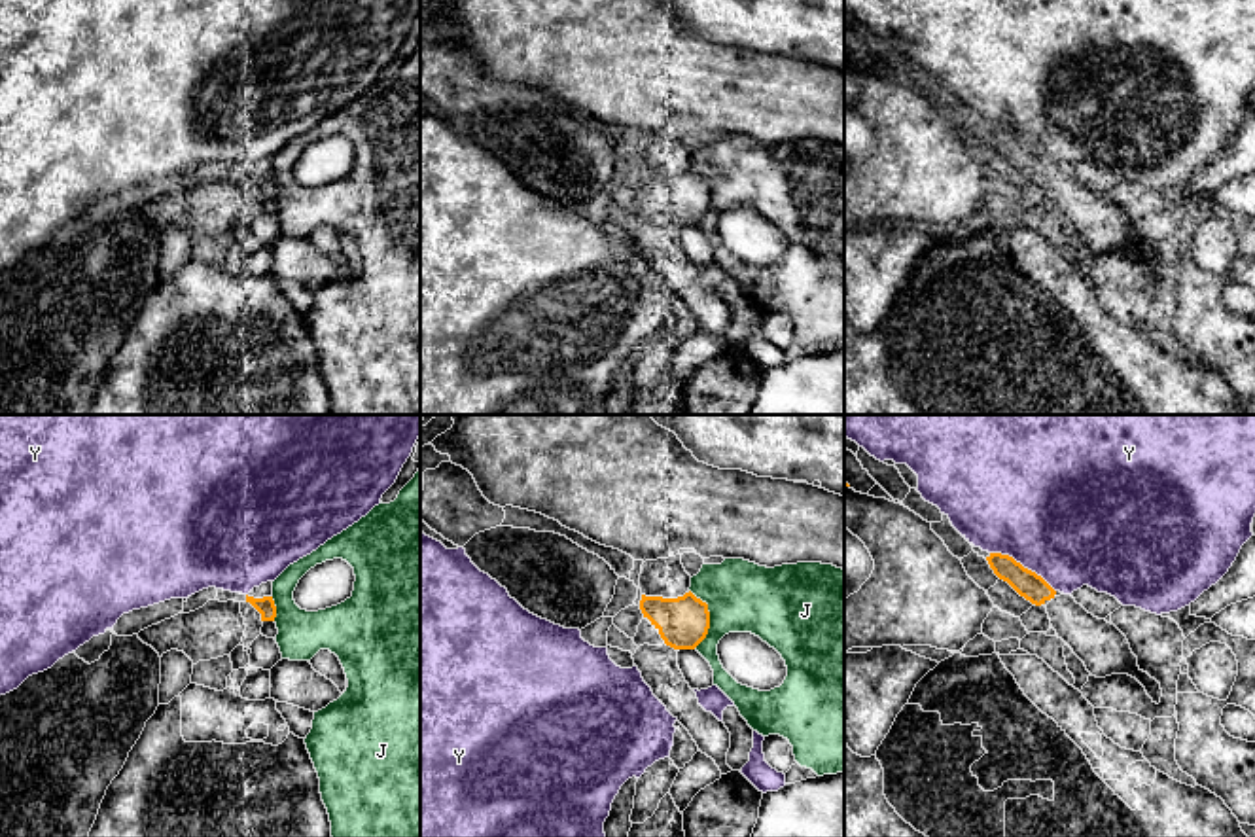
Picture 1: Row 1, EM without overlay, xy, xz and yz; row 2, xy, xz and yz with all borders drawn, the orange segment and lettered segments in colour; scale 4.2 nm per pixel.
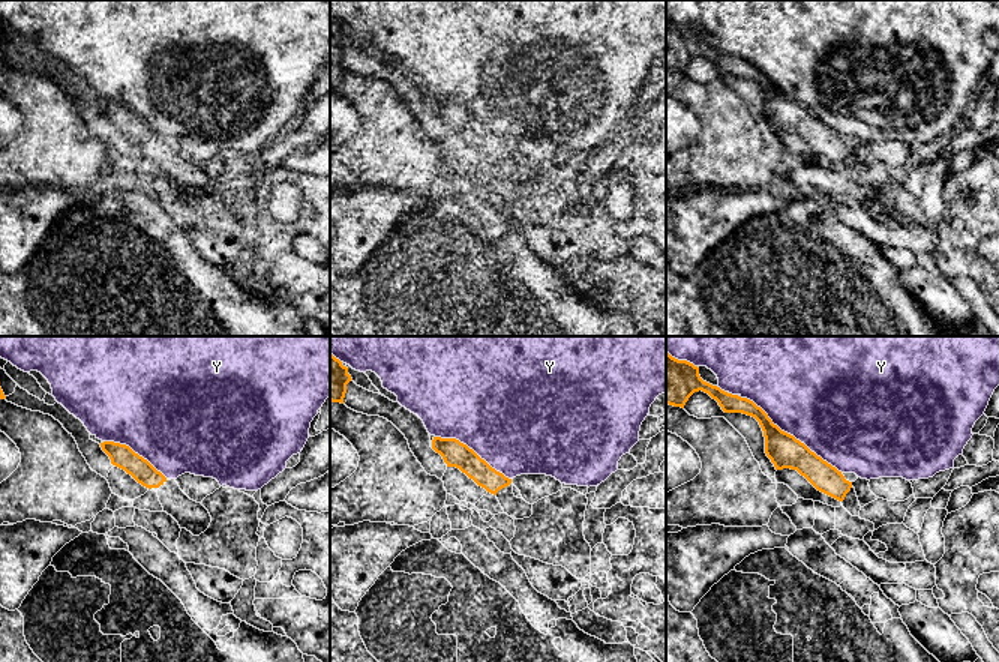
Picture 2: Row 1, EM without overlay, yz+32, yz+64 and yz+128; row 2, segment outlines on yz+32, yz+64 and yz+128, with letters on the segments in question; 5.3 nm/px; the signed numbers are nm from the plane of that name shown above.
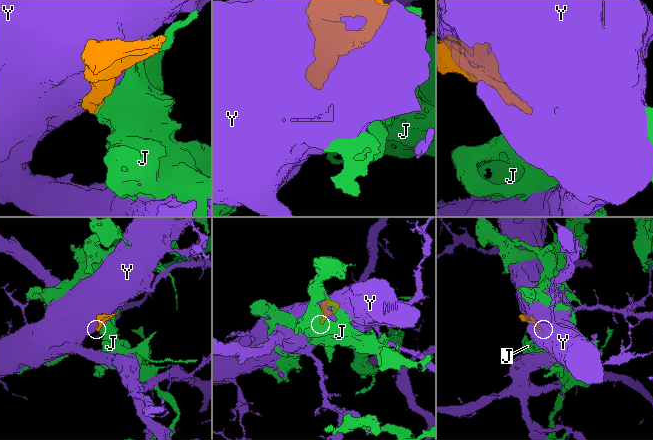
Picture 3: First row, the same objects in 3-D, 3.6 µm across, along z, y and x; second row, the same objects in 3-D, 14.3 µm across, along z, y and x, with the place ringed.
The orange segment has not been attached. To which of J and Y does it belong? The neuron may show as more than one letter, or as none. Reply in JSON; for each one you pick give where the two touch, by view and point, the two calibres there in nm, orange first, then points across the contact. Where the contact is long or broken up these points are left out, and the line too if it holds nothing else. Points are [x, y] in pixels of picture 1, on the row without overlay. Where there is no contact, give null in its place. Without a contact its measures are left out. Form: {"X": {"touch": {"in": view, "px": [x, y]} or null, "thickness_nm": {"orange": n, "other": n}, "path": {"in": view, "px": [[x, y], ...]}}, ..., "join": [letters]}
{"join": []}

